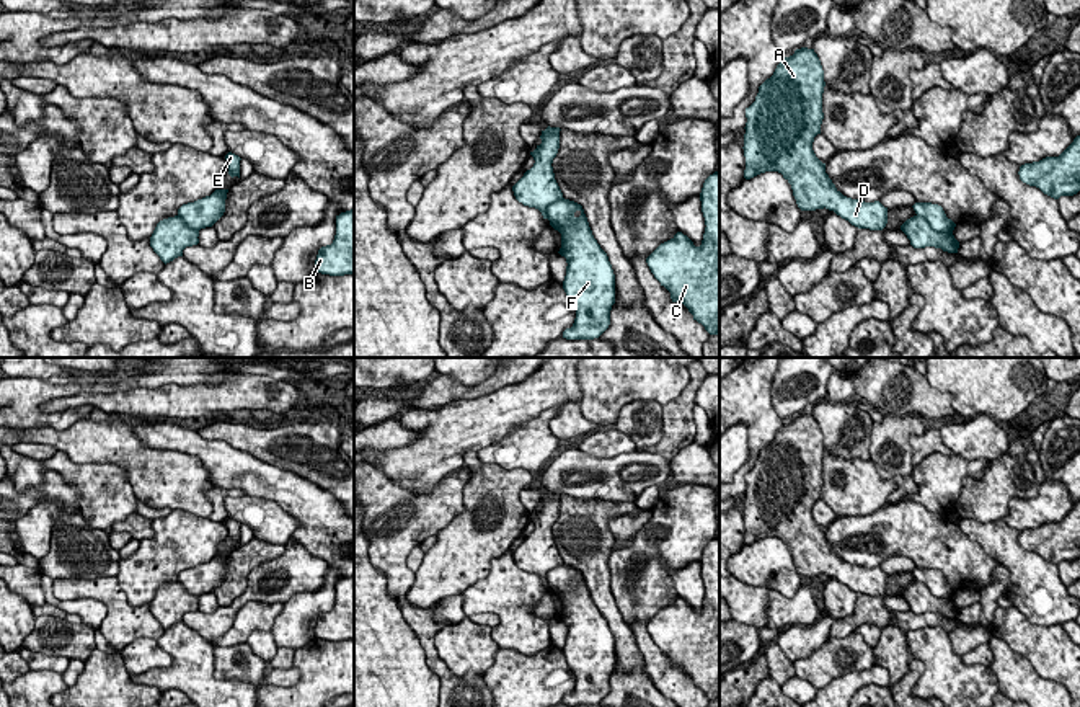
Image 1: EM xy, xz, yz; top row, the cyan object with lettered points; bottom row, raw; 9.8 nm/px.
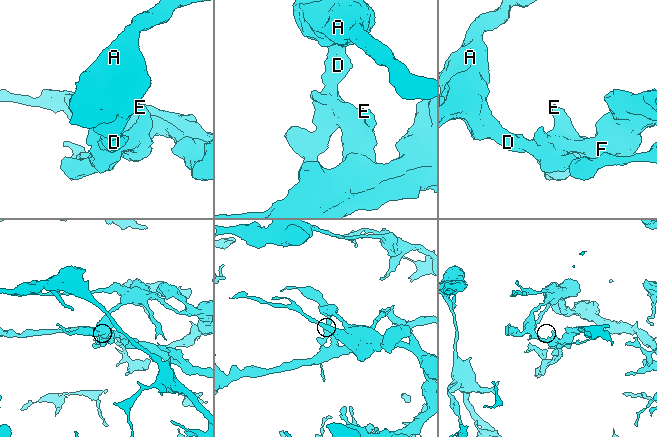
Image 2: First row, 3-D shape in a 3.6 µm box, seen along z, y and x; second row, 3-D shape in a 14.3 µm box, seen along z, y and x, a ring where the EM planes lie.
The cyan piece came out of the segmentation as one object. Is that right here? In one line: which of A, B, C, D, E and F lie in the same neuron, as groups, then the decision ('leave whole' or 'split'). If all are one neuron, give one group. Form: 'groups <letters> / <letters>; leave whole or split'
groups A D / B C E F; split

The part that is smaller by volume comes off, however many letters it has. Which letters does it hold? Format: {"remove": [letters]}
{"remove": ["B", "C", "E", "F"]}

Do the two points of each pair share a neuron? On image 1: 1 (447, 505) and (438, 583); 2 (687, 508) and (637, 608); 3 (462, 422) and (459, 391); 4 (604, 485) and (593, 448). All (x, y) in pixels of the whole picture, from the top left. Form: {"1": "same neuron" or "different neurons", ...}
{"1": "different neurons", "2": "same neuron", "3": "different neurons", "4": "different neurons"}

